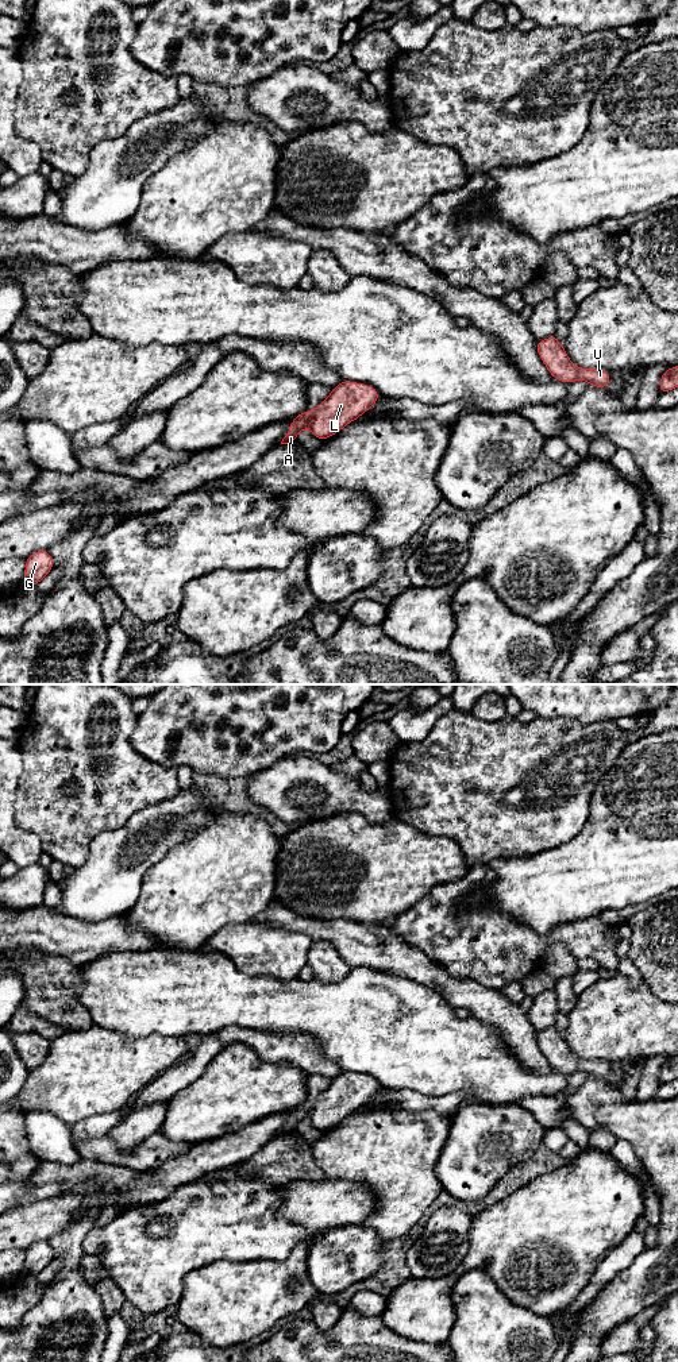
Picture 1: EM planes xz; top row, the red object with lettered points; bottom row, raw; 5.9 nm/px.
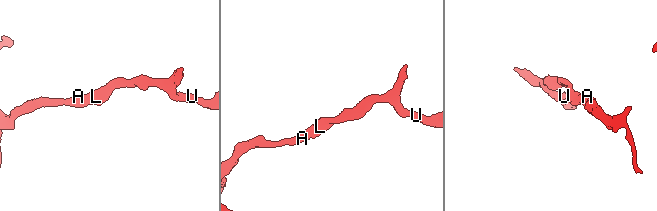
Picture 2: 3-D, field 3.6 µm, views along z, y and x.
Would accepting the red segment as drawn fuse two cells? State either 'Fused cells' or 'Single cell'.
Single cell

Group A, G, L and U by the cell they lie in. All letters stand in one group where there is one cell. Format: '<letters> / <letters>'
A G L U

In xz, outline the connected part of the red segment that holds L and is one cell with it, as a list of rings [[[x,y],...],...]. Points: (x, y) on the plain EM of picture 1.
[[[342,1072],[317,1099],[293,1110],[281,1135],[296,1133],[301,1120],[309,1120],[320,1131],[328,1130],[373,1099],[378,1089],[371,1076]]]

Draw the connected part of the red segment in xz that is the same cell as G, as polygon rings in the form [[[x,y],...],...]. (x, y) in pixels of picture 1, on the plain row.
[[[39,1241],[26,1250],[22,1276],[36,1277],[54,1258],[47,1241]]]

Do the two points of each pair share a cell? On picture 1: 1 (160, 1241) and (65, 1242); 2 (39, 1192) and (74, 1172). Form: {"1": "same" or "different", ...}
{"1": "different", "2": "same"}

